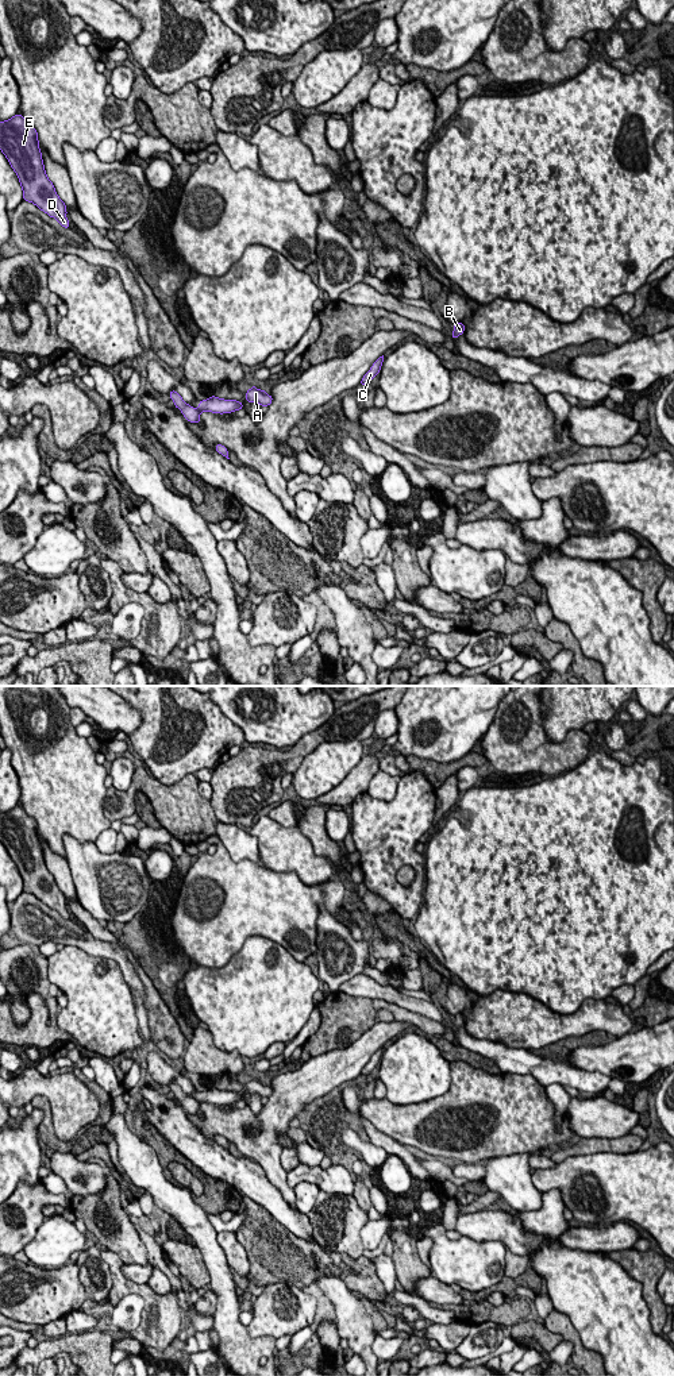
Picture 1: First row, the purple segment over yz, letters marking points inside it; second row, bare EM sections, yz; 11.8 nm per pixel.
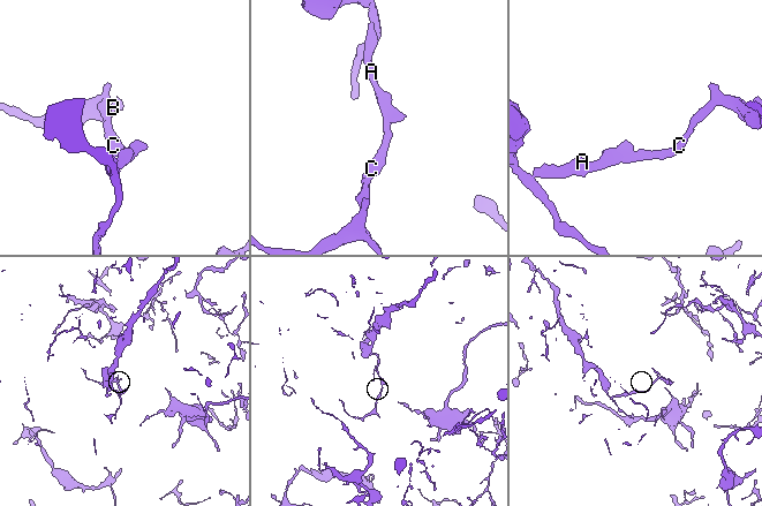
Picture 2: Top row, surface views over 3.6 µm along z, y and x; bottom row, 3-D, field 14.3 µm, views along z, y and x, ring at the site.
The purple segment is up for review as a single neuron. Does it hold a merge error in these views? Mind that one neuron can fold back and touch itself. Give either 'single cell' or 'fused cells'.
fused cells

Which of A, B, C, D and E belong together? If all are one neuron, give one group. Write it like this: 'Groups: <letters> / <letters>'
Groups: A B C / D E

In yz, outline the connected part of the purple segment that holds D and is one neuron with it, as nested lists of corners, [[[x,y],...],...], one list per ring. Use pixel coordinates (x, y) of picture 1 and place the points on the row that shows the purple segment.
[[[23,115],[0,122],[0,150],[19,178],[23,200],[57,219],[63,228],[70,228],[66,205],[46,176],[38,132]]]

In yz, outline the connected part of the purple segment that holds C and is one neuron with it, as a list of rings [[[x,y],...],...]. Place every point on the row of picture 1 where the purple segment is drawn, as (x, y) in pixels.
[[[384,355],[380,356],[373,366],[370,367],[370,370],[363,375],[362,381],[361,381],[361,386],[369,383],[377,374],[380,374],[381,366],[384,362]]]

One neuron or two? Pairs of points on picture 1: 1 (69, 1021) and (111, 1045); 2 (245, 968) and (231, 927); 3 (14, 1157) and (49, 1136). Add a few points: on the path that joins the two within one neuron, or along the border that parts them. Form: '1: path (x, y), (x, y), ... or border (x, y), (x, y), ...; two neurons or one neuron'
1: path (80, 1028), (93, 1041), (100, 1044); one neuron
2: border (269, 939), (250, 936), (220, 967); two neurons
3: border (34, 1106), (42, 1112), (42, 1122), (37, 1133); two neurons

